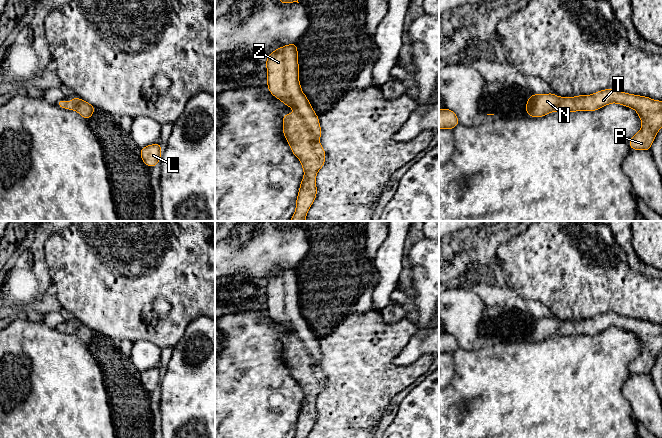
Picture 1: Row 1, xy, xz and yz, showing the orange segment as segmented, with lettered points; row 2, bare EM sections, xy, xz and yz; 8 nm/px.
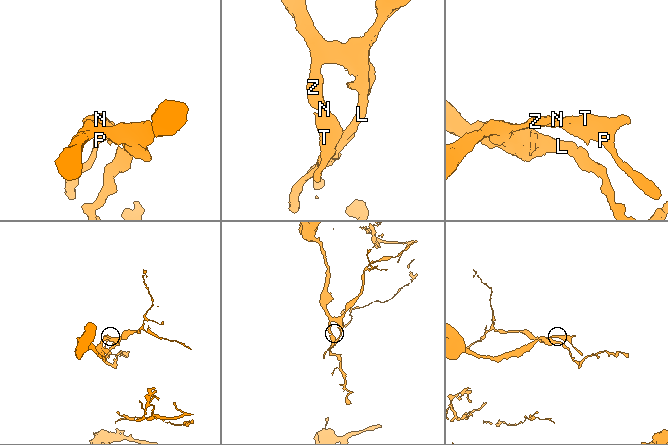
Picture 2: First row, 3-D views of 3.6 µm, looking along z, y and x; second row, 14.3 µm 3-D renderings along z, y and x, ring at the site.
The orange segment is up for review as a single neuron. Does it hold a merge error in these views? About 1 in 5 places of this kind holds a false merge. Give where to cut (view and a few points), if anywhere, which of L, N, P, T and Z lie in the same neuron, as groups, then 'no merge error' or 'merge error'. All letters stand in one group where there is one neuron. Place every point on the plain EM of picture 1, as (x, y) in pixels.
cut none; groups L N P T Z; no merge error

